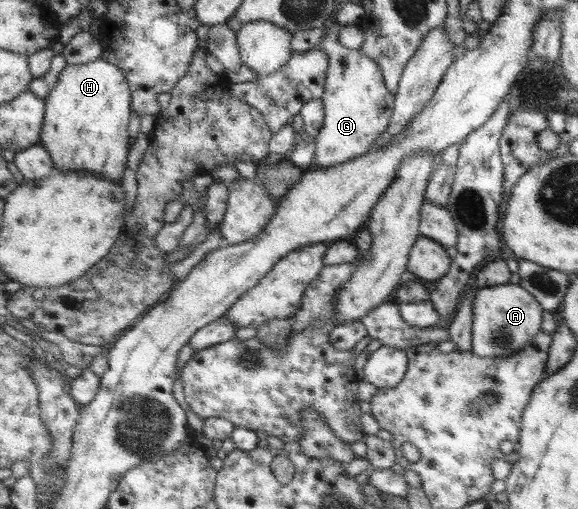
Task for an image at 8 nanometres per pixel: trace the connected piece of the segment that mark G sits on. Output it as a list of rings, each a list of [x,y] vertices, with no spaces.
[[[342,26],[328,30],[321,49],[329,56],[329,68],[324,91],[325,123],[314,140],[317,154],[315,167],[334,166],[362,157],[372,150],[375,141],[388,130],[395,112],[395,94],[388,90],[379,62],[366,56],[362,50],[352,50],[338,41]]]

